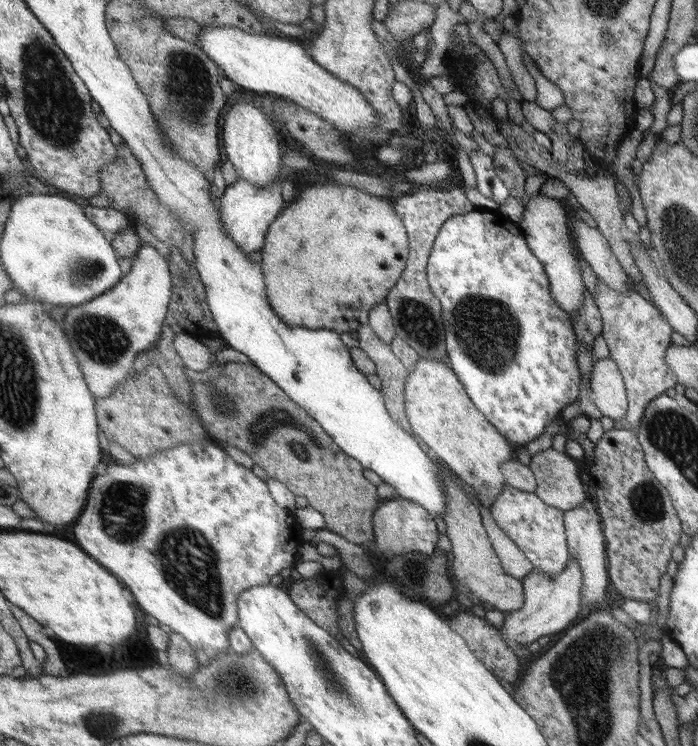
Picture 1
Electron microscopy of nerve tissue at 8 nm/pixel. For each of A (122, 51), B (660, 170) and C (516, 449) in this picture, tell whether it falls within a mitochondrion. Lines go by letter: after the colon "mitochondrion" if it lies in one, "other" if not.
A: other
B: other
C: other

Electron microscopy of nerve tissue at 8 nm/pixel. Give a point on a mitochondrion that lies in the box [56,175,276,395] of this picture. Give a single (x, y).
(97, 336)

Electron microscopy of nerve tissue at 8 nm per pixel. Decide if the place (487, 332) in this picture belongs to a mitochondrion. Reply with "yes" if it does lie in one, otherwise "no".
yes

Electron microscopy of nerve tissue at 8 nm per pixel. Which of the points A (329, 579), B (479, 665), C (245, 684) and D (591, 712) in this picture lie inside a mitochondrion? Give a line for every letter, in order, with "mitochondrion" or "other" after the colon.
A: other
B: other
C: mitochondrion
D: mitochondrion

